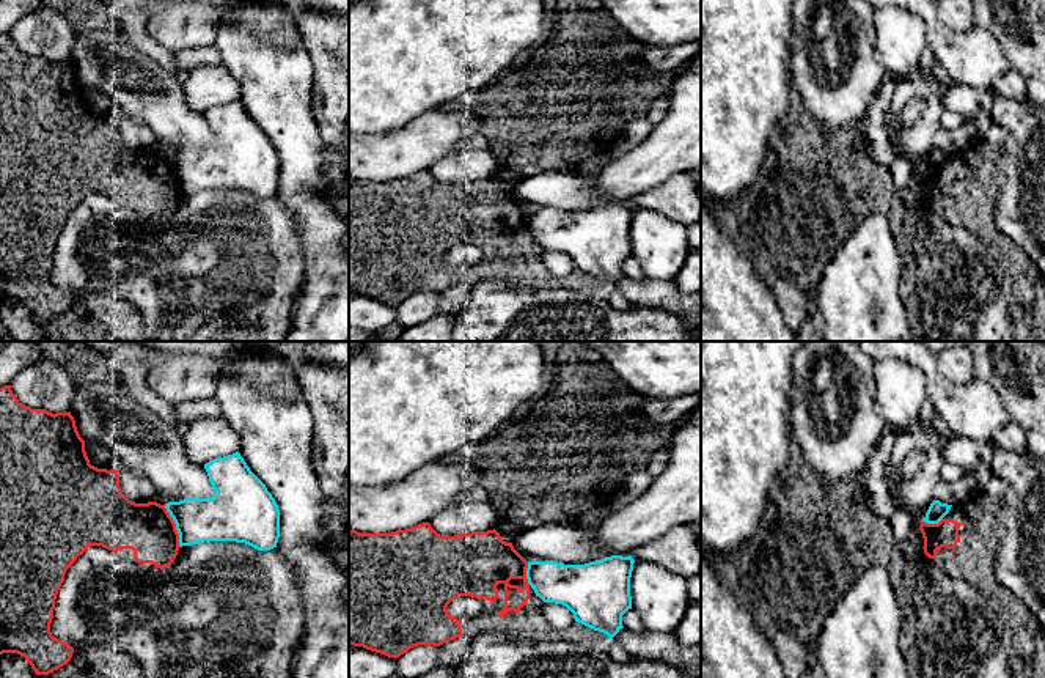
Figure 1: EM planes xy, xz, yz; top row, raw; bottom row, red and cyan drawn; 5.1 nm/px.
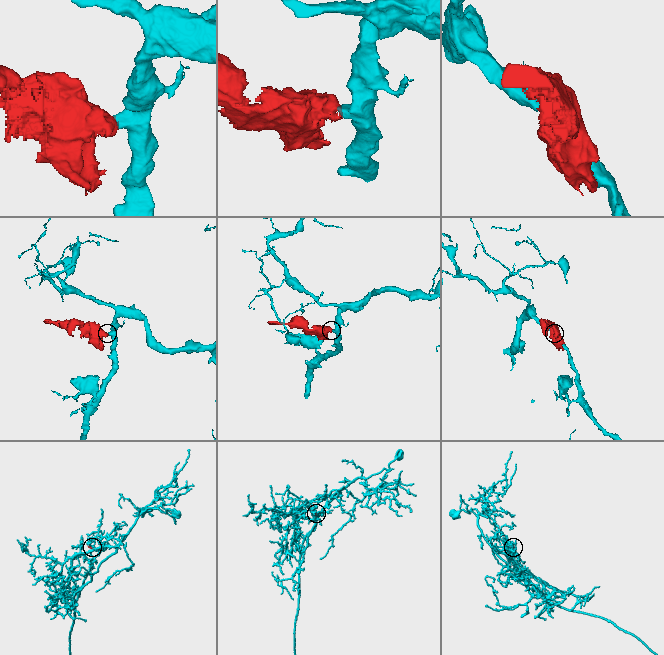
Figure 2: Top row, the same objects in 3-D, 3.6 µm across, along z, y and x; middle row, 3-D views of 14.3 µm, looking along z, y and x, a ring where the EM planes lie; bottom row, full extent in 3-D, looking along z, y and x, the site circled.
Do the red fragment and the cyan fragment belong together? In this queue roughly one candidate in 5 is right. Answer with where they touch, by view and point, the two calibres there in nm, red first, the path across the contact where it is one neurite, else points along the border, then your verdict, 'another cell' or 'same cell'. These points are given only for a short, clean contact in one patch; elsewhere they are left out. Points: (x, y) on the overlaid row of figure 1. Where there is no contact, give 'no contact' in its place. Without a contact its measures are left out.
meets red in xy at (175, 526); 260 nm thick on the red side, 240 nm on the other; border along xy (164, 505), (175, 524), (181, 546); another cell

